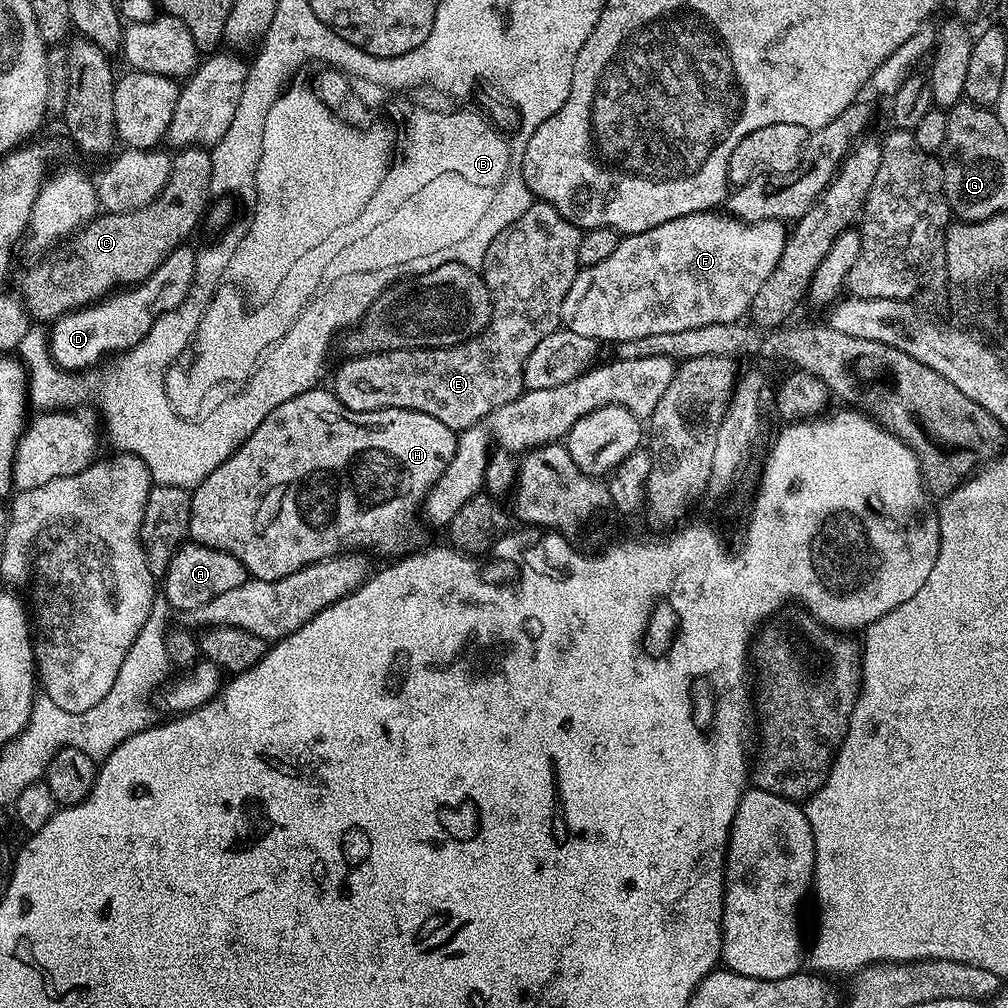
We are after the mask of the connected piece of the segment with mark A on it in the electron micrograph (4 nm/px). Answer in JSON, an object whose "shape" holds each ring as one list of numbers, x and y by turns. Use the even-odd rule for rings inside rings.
{"shape":[[188,542,176,551,170,566,163,574,162,596,169,609,176,611,177,608,181,614,187,614,210,602,210,598,218,598,218,594,227,594,230,590,242,586,249,578,244,563,234,558,234,554,205,544]]}

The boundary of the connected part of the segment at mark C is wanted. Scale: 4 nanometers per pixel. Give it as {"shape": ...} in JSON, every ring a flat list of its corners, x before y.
{"shape":[[193,146,181,148,172,156,172,173,166,182,166,186,146,206,129,212,104,212,97,214,83,228,69,236,59,246,52,248,43,258,37,259,36,264,24,276,24,292,22,299,27,307,28,315,33,321,55,322,68,312,74,312,77,308,86,308,97,300,133,284,140,284,174,249,181,247,184,240,205,219,210,208,208,199,212,196,212,153,207,147]]}

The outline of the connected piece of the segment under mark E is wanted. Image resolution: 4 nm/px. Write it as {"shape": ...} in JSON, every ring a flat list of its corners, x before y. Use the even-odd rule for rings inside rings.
{"shape":[[532,203,526,210,526,214,522,214,522,218,518,218,515,224,502,230,502,234,495,236,490,242,490,246,484,251,482,275,492,299,492,321,484,327,484,331,480,335,449,348,403,348,402,350,386,350,385,352,365,352,362,356,345,359,345,364,337,370,336,377,333,378,332,384,330,383,331,391,335,392,337,398,342,402,342,406,355,412,373,412,383,408,405,408,422,414,430,414,430,418,438,418,438,422,442,422,442,426,451,428,457,434,463,432,465,428,474,426,478,421,486,419,491,412,498,410,498,406,506,406,506,402,514,402,514,398,518,398,526,391,524,367,526,366,526,358,530,356,530,350,534,350,534,346,538,346,538,342,542,342,542,338,554,334,561,327,562,302,574,282,576,273,581,269,578,262,580,233,581,229,571,224,566,218,562,218,562,214,558,214,558,210,554,210,552,204]]}

